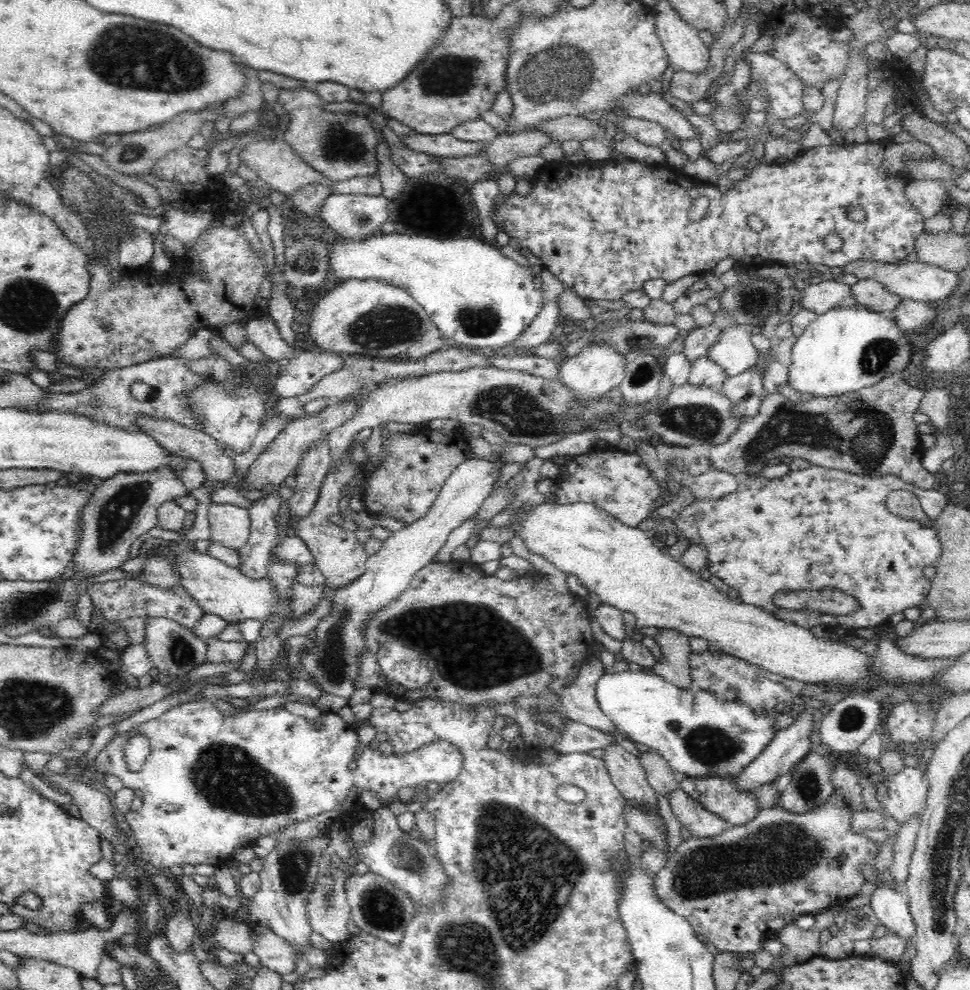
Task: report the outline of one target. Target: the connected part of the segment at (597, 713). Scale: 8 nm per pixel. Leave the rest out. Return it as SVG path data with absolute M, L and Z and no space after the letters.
M592 655L581 666L576 682L560 690L560 703L568 719L612 735L618 728L600 709L596 695L597 681L605 674L605 669L600 659Z

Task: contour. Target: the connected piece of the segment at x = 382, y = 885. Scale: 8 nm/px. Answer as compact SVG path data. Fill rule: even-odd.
M370 870L363 875L350 875L344 882L344 889L350 903L352 922L358 928L392 945L401 943L406 927L418 911L408 893Z

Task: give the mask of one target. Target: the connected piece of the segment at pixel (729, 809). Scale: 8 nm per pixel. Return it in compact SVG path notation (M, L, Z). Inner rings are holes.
M681 772L675 774L679 786L705 810L716 814L729 826L741 826L755 820L759 808L755 795L742 792L731 776L704 776L692 778Z

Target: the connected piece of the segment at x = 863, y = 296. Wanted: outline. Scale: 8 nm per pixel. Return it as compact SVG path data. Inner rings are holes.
M871 279L856 282L851 286L851 291L858 301L858 306L871 308L874 312L884 313L892 318L895 316L896 307L903 301L902 298L887 290L884 285Z

